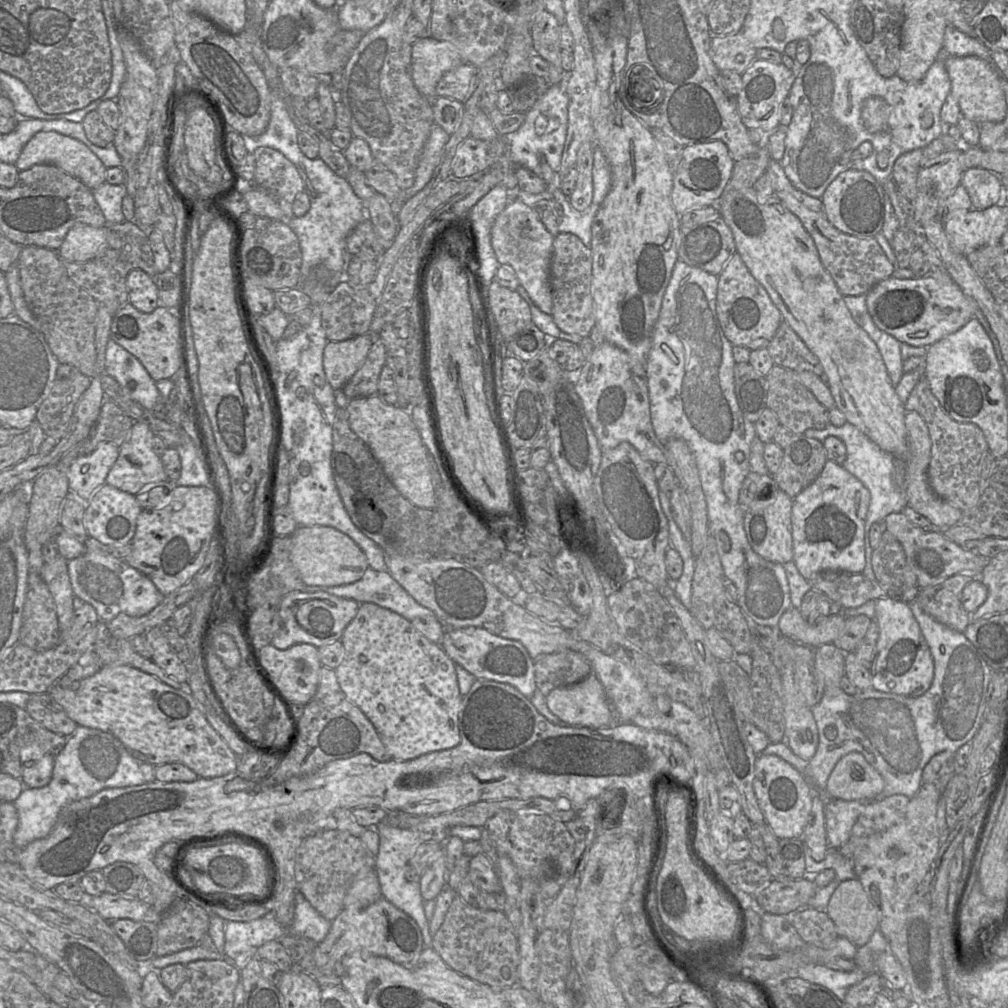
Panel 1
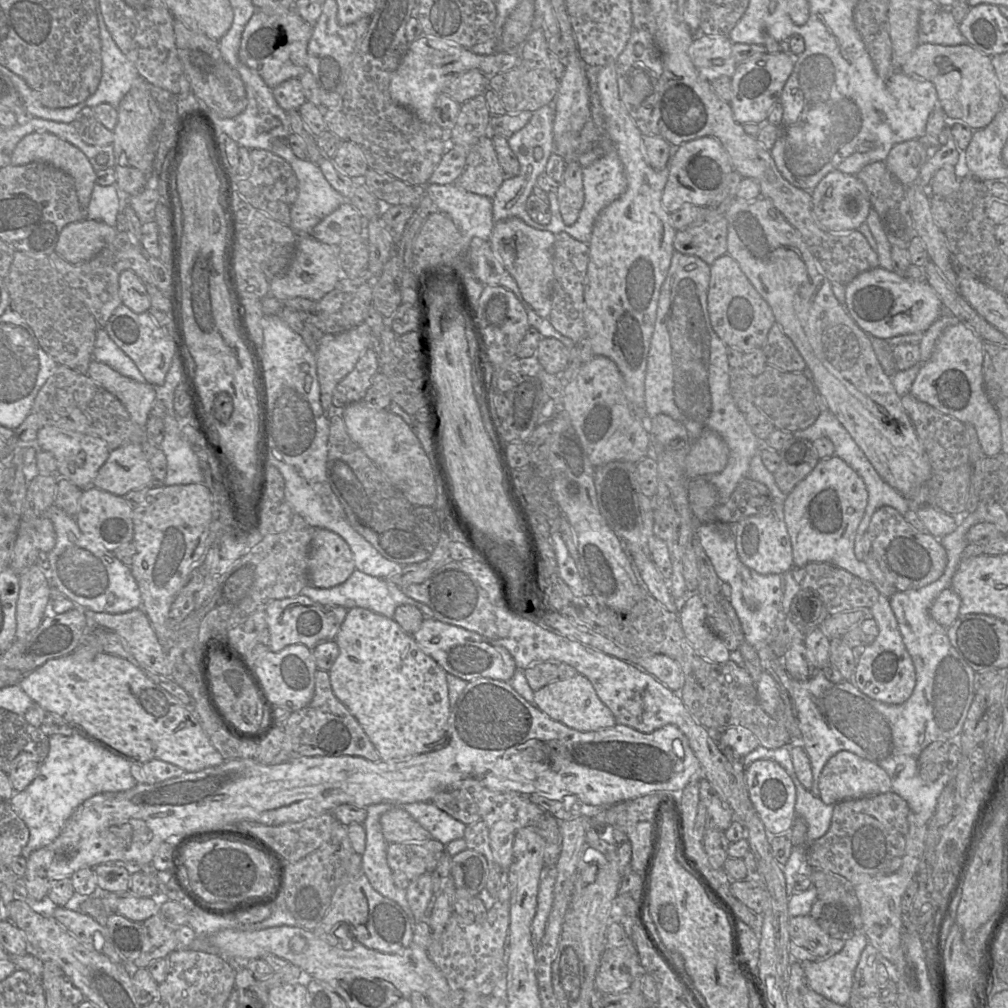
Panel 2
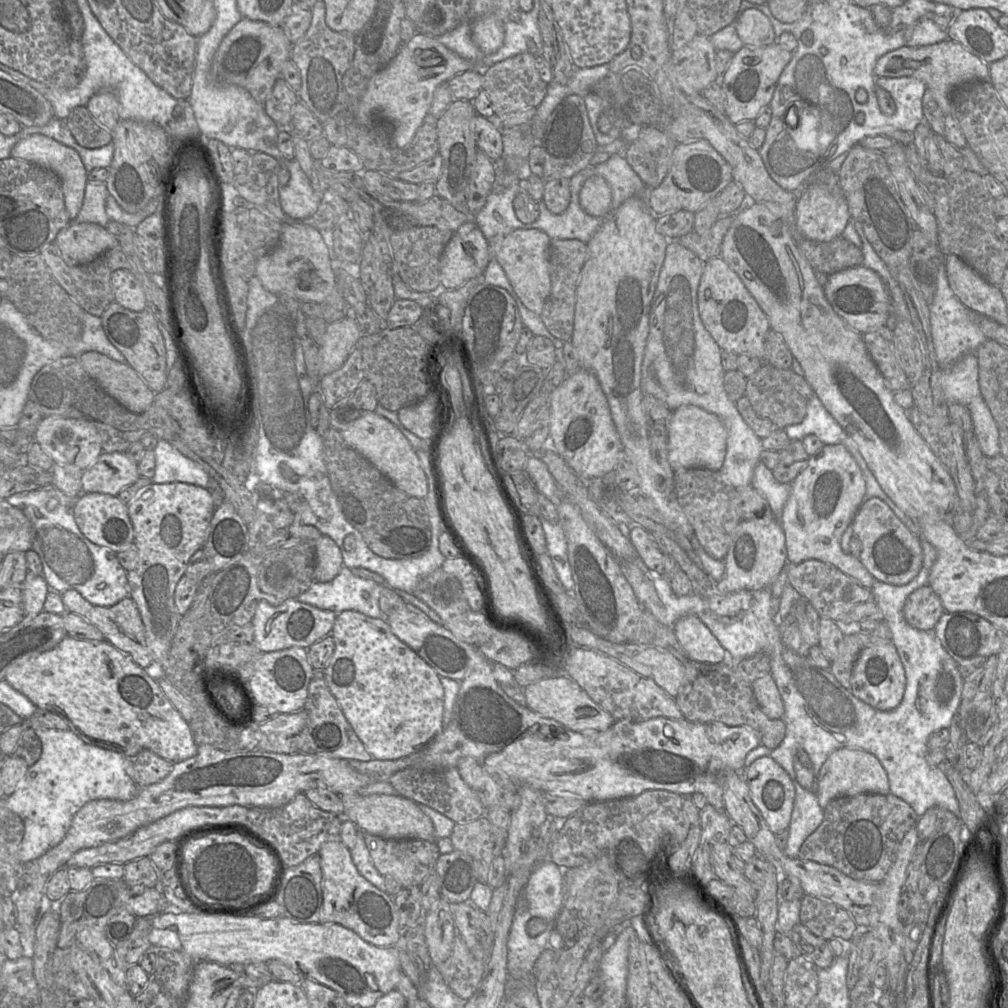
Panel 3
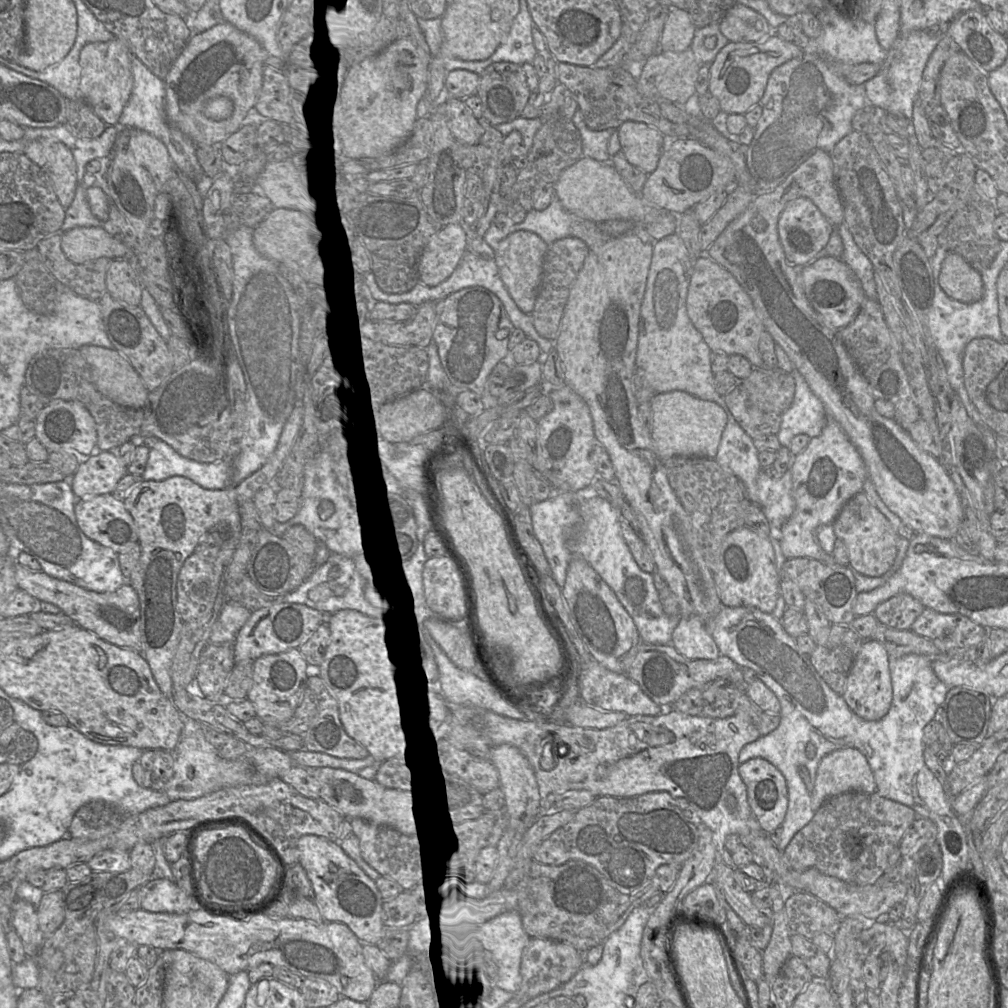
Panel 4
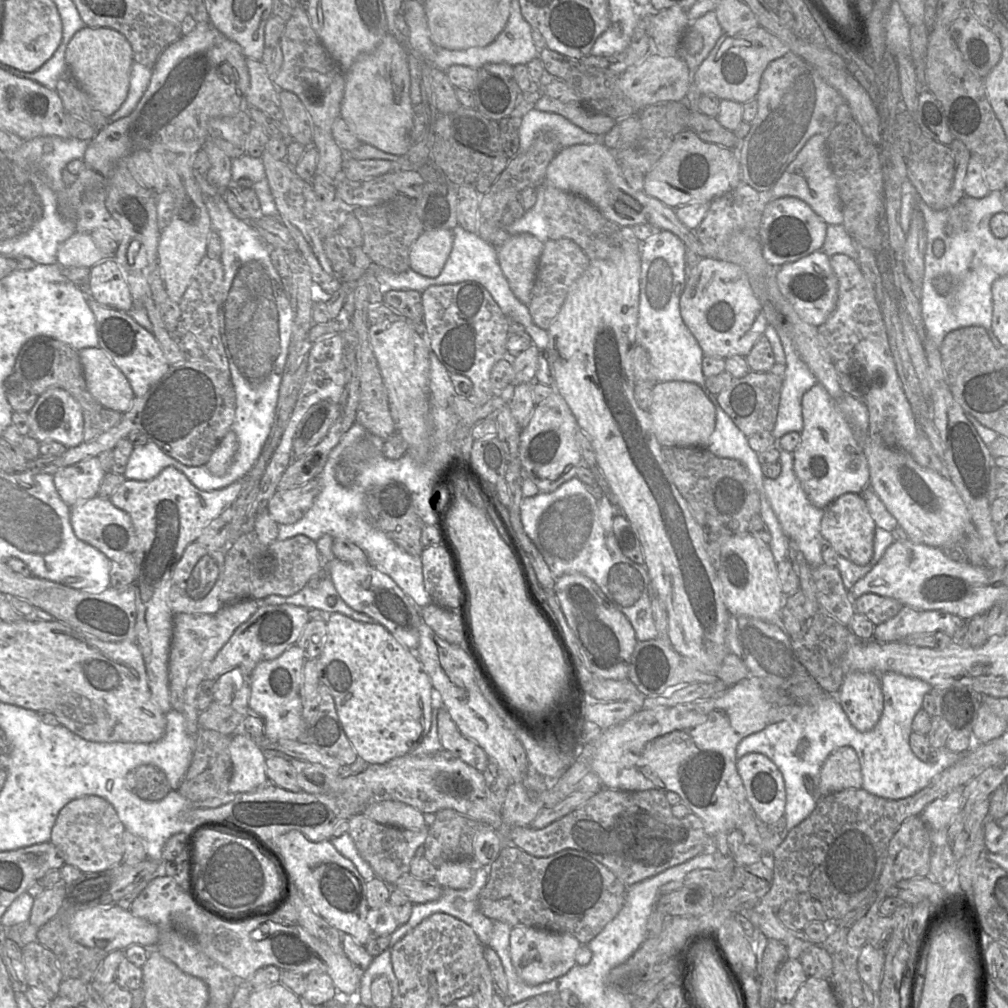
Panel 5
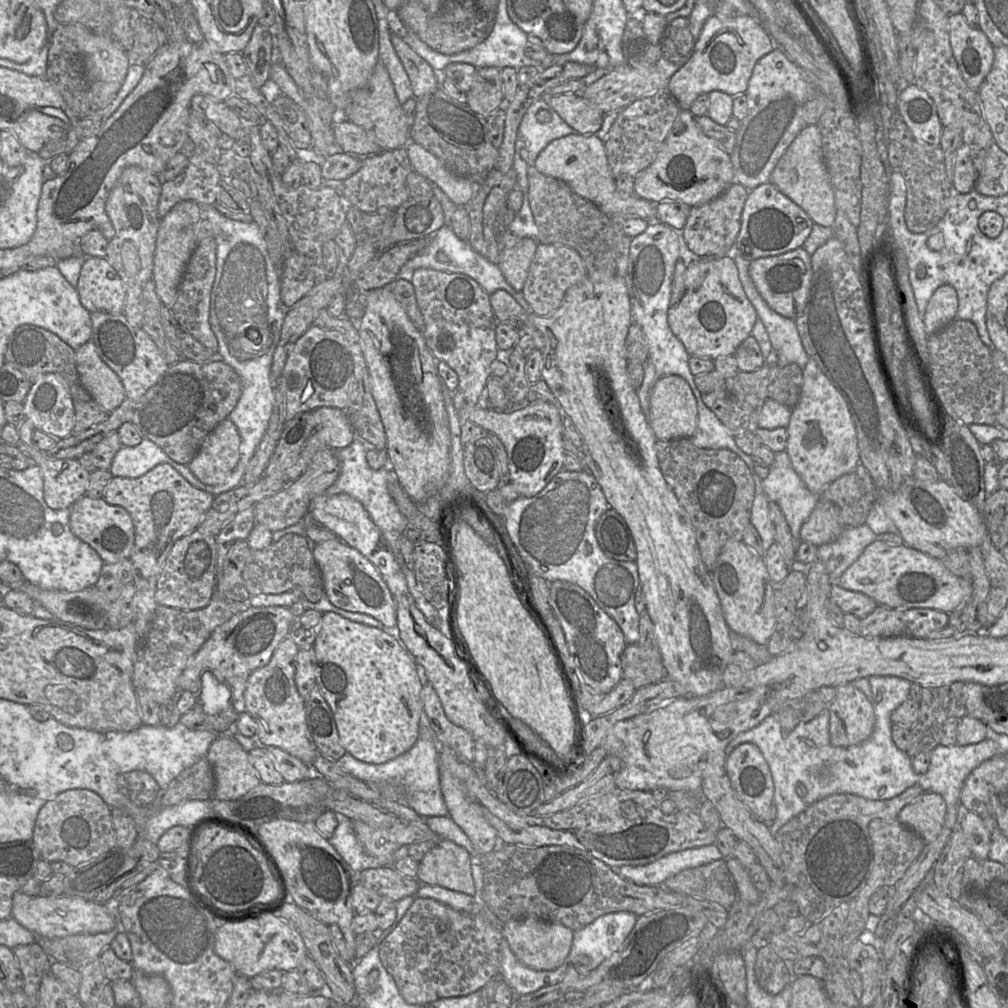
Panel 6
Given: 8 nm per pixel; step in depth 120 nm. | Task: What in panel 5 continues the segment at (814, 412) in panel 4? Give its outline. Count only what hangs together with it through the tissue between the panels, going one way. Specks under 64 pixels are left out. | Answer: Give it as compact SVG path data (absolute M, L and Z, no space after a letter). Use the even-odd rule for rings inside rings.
M776 327L776 331L786 358L777 419L771 431L778 440L786 433L802 431L802 397L817 379L795 350L790 337L780 327Z

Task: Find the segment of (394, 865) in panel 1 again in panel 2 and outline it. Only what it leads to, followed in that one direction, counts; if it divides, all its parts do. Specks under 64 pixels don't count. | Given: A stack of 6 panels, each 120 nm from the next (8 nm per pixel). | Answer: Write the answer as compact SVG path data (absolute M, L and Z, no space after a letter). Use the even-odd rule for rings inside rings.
M379 803L367 807L367 818L363 823L366 832L366 848L362 857L362 870L373 888L381 895L395 901L401 906L408 917L414 920L406 897L406 891L396 887L393 881L393 871L387 863L387 846L380 817L391 810L395 804Z

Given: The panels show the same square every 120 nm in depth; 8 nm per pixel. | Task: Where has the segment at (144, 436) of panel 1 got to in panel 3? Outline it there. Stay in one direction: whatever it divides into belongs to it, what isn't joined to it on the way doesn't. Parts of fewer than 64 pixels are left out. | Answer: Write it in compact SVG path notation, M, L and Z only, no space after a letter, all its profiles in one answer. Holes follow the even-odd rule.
M86 351L79 356L79 359L88 374L100 387L129 411L142 413L154 403L156 393L127 362L116 361L97 351ZM103 452L92 466L83 471L81 478L82 491L117 496L122 489L140 478L137 464L130 459L126 452Z

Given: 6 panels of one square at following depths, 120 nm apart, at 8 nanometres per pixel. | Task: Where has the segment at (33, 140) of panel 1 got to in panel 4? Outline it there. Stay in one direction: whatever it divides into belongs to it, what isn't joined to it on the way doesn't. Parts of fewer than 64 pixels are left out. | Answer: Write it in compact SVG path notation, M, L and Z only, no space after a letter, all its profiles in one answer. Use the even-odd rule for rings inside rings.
M38 139L27 146L24 154L48 173L57 198L66 210L74 200L79 183L71 150L61 142Z

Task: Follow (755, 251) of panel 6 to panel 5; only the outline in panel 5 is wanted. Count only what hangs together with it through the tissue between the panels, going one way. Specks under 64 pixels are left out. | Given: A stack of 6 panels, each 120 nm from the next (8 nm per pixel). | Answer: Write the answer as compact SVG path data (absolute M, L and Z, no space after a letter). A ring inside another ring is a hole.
M781 197L766 204L759 226L763 256L774 267L795 262L821 250L828 224L803 200Z

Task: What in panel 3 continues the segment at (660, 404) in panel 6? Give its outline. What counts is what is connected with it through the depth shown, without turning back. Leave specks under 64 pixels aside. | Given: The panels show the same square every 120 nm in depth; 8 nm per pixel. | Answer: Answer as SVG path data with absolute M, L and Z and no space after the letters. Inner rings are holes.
M684 405L672 411L668 423L668 460L673 470L703 467L719 471L726 456L727 429L722 420L694 405Z

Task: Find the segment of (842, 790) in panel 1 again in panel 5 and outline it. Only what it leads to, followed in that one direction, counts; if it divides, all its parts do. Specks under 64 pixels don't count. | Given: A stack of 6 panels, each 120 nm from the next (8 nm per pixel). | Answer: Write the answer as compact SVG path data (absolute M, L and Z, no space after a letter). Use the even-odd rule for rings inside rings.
M849 746L834 750L820 769L818 791L821 797L849 789L862 788L863 776L856 751Z

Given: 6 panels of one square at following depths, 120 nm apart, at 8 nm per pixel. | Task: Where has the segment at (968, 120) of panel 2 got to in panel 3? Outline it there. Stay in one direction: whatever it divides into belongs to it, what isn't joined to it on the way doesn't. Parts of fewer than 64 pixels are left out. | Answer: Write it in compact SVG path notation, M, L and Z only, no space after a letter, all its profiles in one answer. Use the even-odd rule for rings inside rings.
M950 39L933 45L920 47L901 47L883 55L875 64L875 77L917 78L931 90L939 107L946 115L953 115L951 100L955 88L973 81L990 81L990 65L968 51L959 42Z

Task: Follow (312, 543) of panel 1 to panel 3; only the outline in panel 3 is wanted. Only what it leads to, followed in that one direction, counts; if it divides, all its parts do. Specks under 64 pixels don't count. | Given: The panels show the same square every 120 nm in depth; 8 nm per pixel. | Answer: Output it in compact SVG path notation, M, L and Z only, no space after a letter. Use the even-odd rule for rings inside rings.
M321 535L315 548L314 581L333 580L343 566L342 554L337 544L329 536Z

